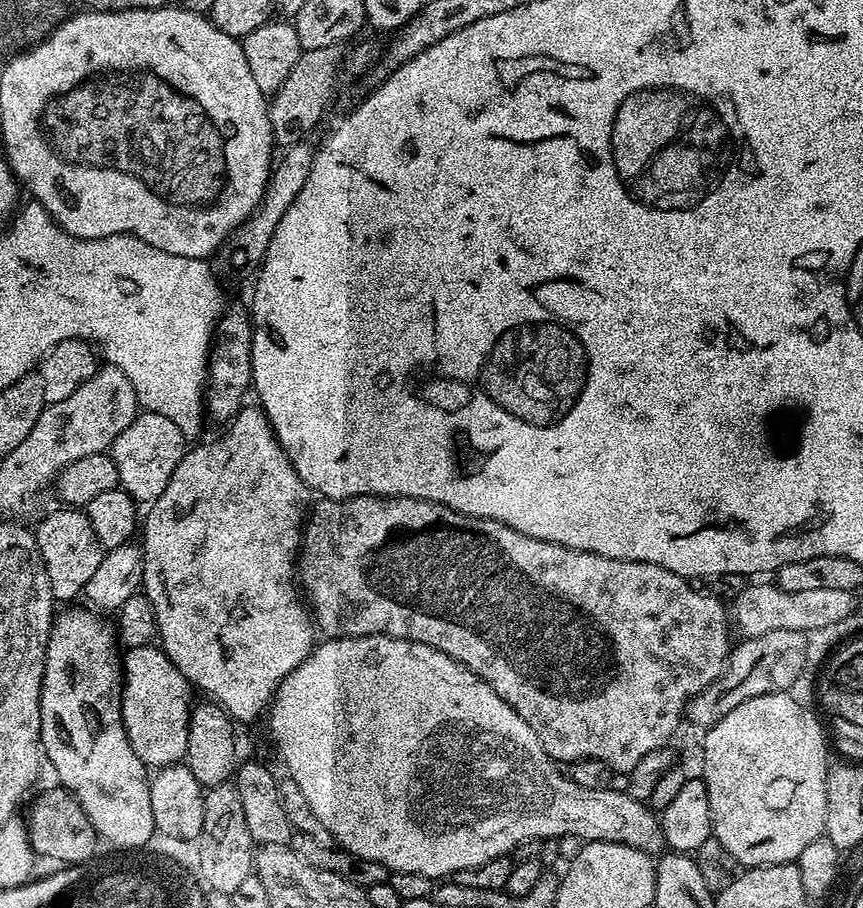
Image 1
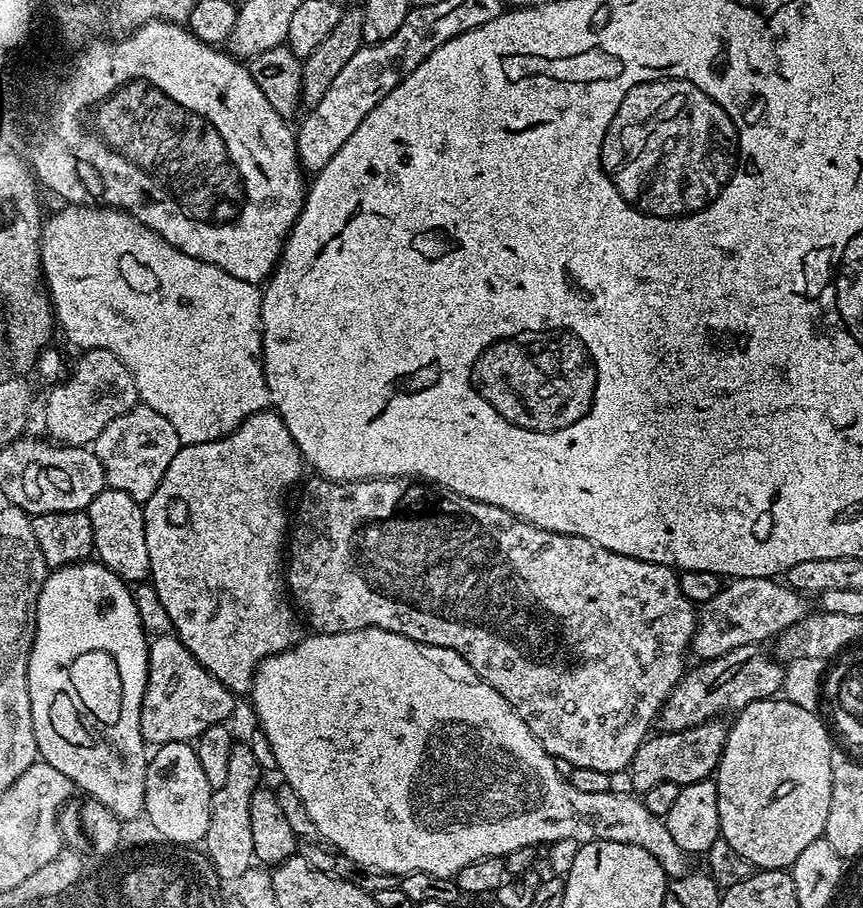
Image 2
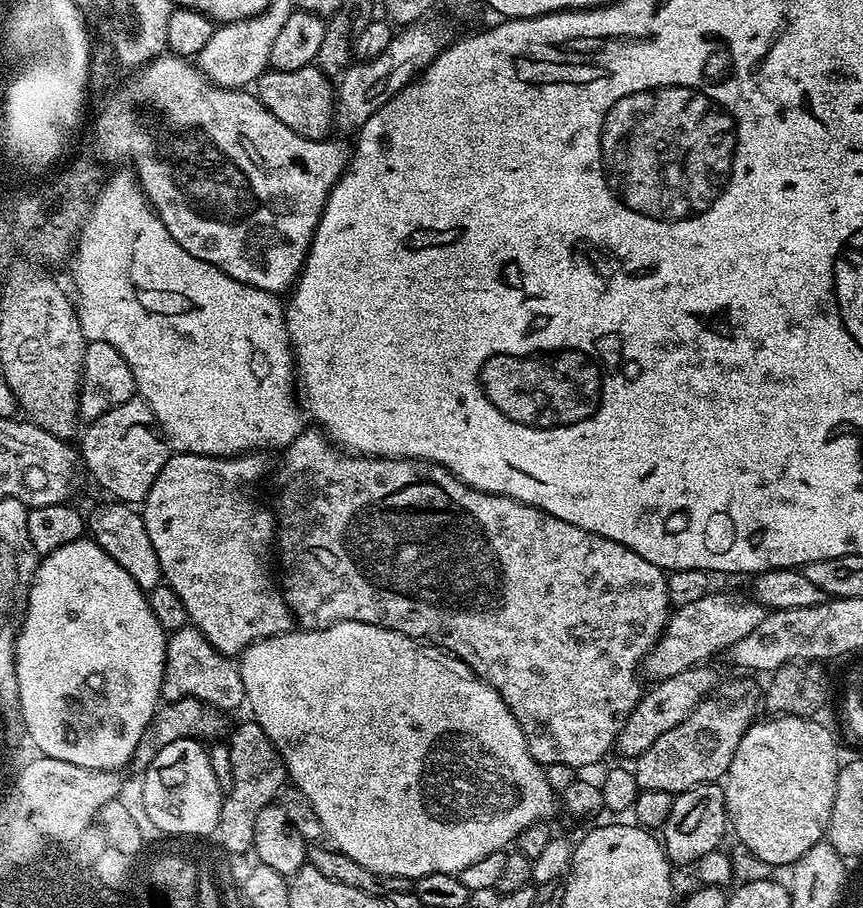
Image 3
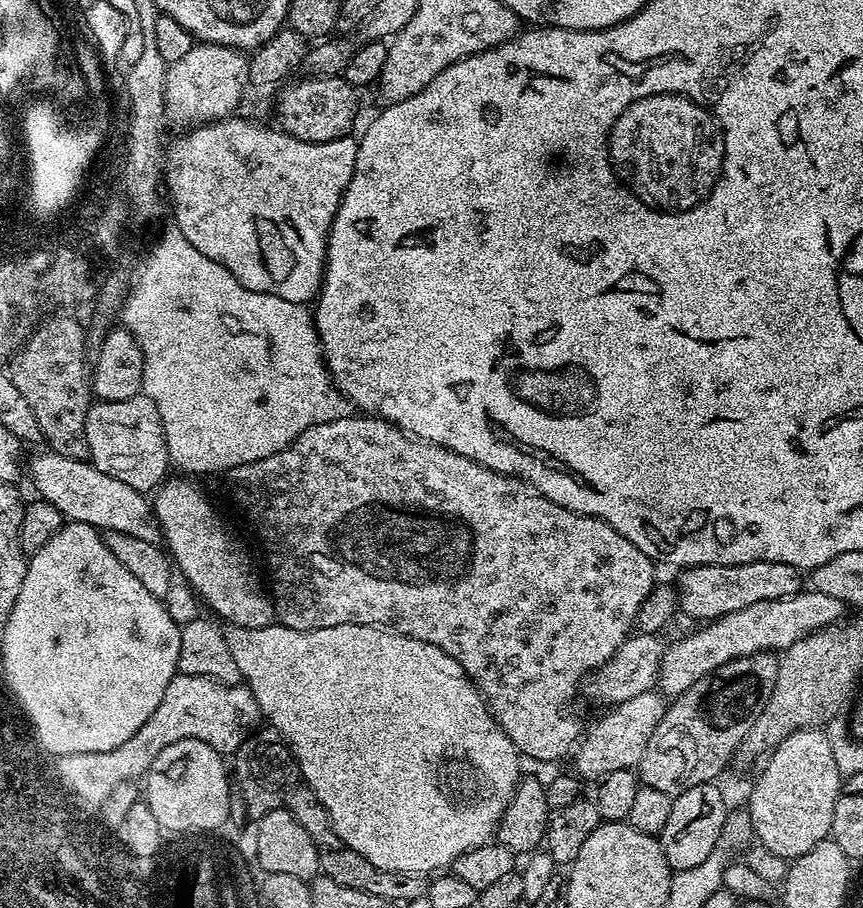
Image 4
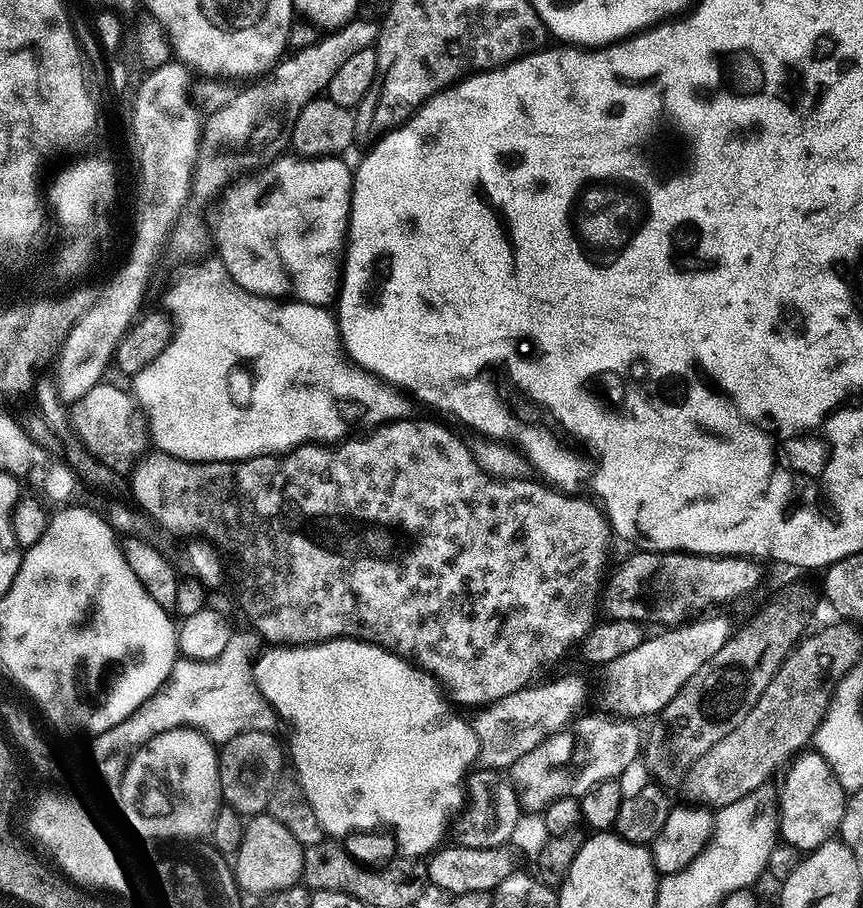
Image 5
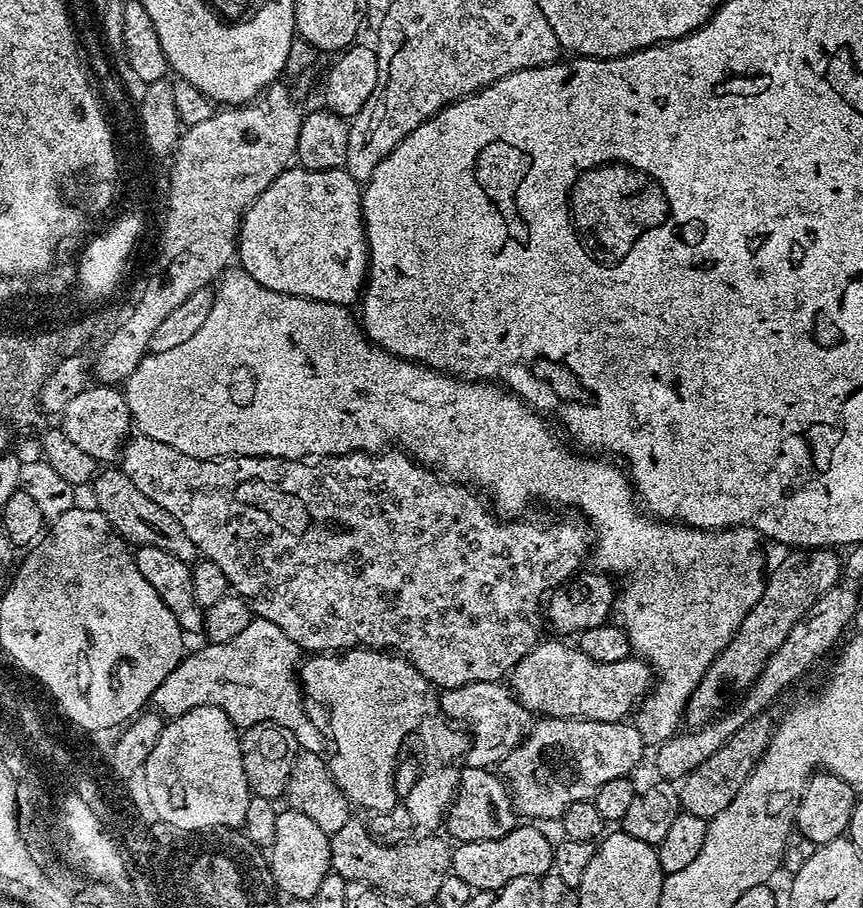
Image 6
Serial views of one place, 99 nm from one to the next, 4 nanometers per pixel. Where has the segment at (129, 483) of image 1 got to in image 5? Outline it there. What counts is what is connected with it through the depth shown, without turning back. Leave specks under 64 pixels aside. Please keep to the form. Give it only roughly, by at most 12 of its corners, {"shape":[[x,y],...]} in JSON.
{"shape":[[102,382],[70,408],[94,458],[128,474],[149,451],[129,389]]}

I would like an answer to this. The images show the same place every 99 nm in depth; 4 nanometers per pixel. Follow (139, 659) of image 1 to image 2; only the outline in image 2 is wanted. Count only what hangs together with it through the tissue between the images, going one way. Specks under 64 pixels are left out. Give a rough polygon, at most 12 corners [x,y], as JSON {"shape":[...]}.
{"shape":[[174,634],[148,645],[142,734],[192,742],[237,697]]}

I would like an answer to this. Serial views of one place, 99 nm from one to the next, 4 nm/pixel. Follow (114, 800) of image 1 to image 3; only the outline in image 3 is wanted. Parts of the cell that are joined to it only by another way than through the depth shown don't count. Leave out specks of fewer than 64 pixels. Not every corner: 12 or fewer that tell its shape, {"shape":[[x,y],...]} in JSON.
{"shape":[[91,538],[16,639],[35,751],[128,768],[169,633]]}

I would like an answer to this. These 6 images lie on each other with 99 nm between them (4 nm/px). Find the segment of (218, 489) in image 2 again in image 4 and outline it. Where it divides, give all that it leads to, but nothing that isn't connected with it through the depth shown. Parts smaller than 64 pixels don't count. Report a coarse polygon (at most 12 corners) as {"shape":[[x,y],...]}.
{"shape":[[196,483],[151,508],[175,571],[221,621],[261,628],[274,605]]}

